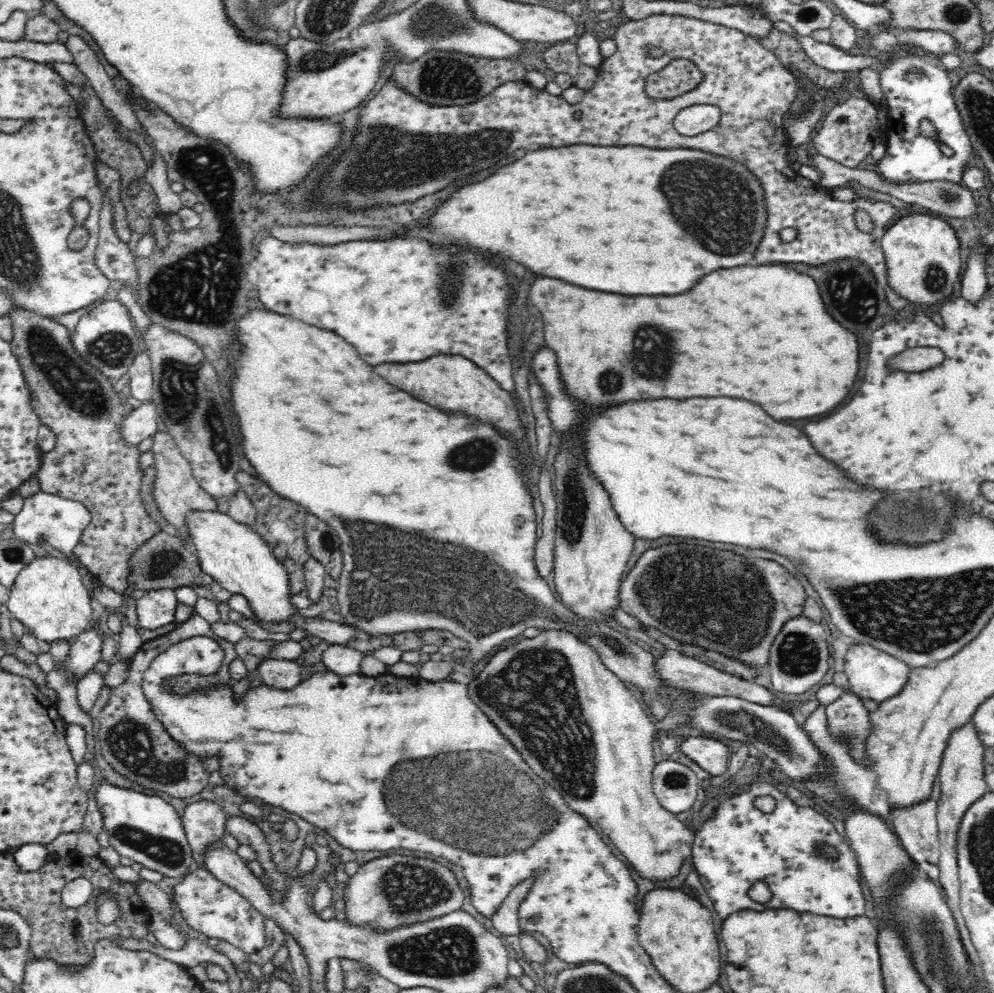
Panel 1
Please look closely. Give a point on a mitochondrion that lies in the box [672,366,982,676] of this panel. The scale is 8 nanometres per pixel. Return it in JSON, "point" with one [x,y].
{"point":[903,523]}

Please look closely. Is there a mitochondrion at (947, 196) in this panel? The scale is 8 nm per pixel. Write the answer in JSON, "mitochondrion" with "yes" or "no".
{"mitochondrion":"yes"}

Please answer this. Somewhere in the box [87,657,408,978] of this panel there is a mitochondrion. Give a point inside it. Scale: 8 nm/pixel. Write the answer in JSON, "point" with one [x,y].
{"point":[131,743]}

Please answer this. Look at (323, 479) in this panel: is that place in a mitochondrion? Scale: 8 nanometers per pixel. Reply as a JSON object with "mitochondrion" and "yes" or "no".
{"mitochondrion":"no"}

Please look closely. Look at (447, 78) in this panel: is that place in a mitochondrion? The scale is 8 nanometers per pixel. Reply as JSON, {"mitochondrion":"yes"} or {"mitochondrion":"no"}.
{"mitochondrion":"yes"}

